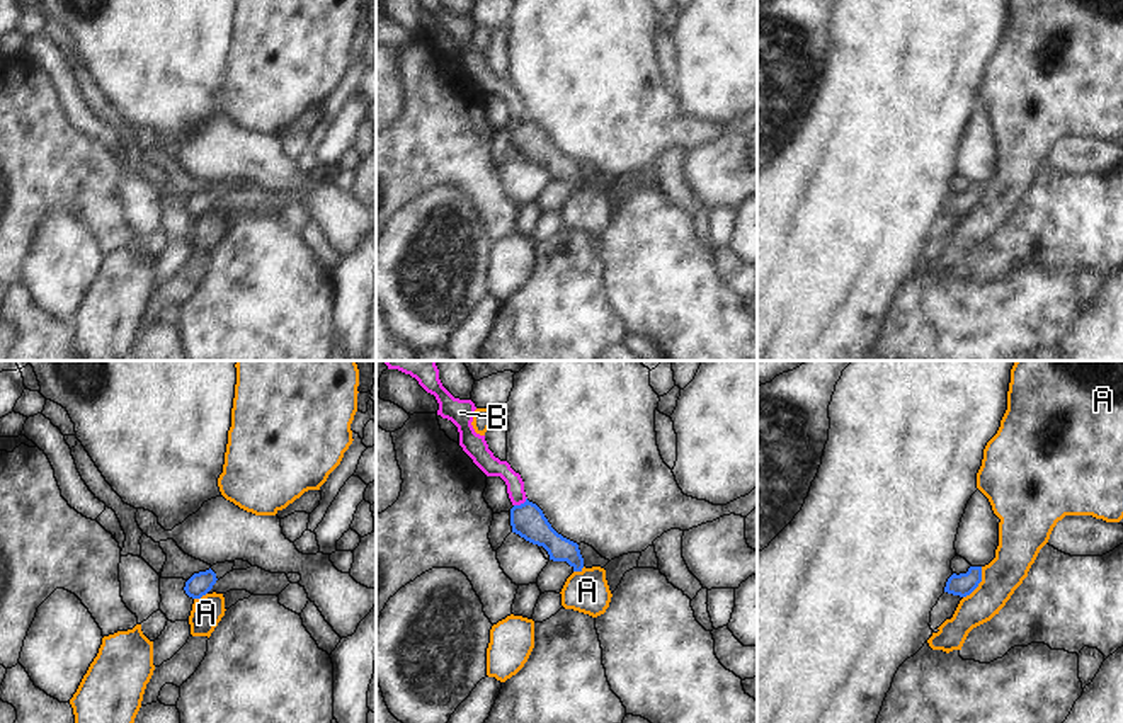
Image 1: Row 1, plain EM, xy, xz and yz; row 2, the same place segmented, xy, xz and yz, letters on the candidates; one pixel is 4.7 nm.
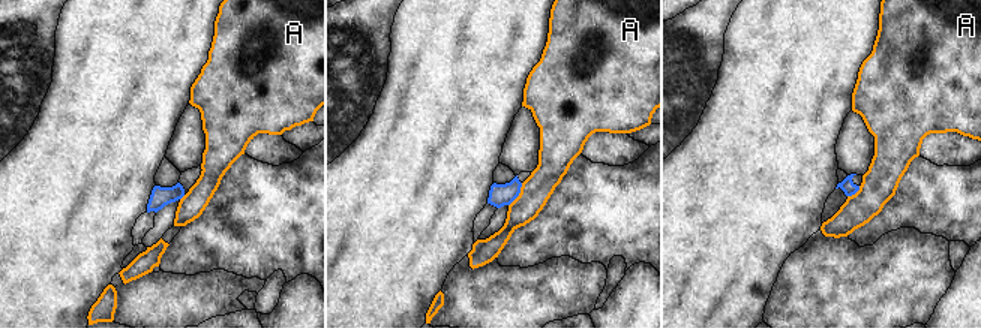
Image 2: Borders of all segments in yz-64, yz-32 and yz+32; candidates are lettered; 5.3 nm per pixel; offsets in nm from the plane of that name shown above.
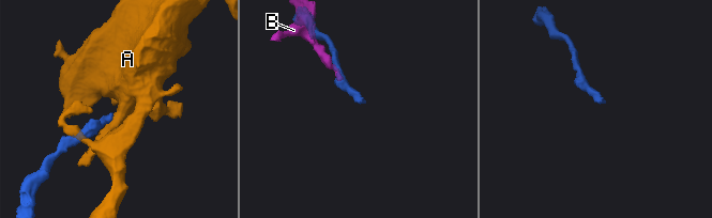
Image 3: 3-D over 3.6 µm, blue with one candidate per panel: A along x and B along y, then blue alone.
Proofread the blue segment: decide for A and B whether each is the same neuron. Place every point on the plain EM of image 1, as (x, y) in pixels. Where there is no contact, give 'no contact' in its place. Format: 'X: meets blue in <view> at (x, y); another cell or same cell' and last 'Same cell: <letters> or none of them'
A: meets blue in yz at (979, 201); another cell
B: meets blue in xz at (521, 123); another cell
Same cell: none of them

